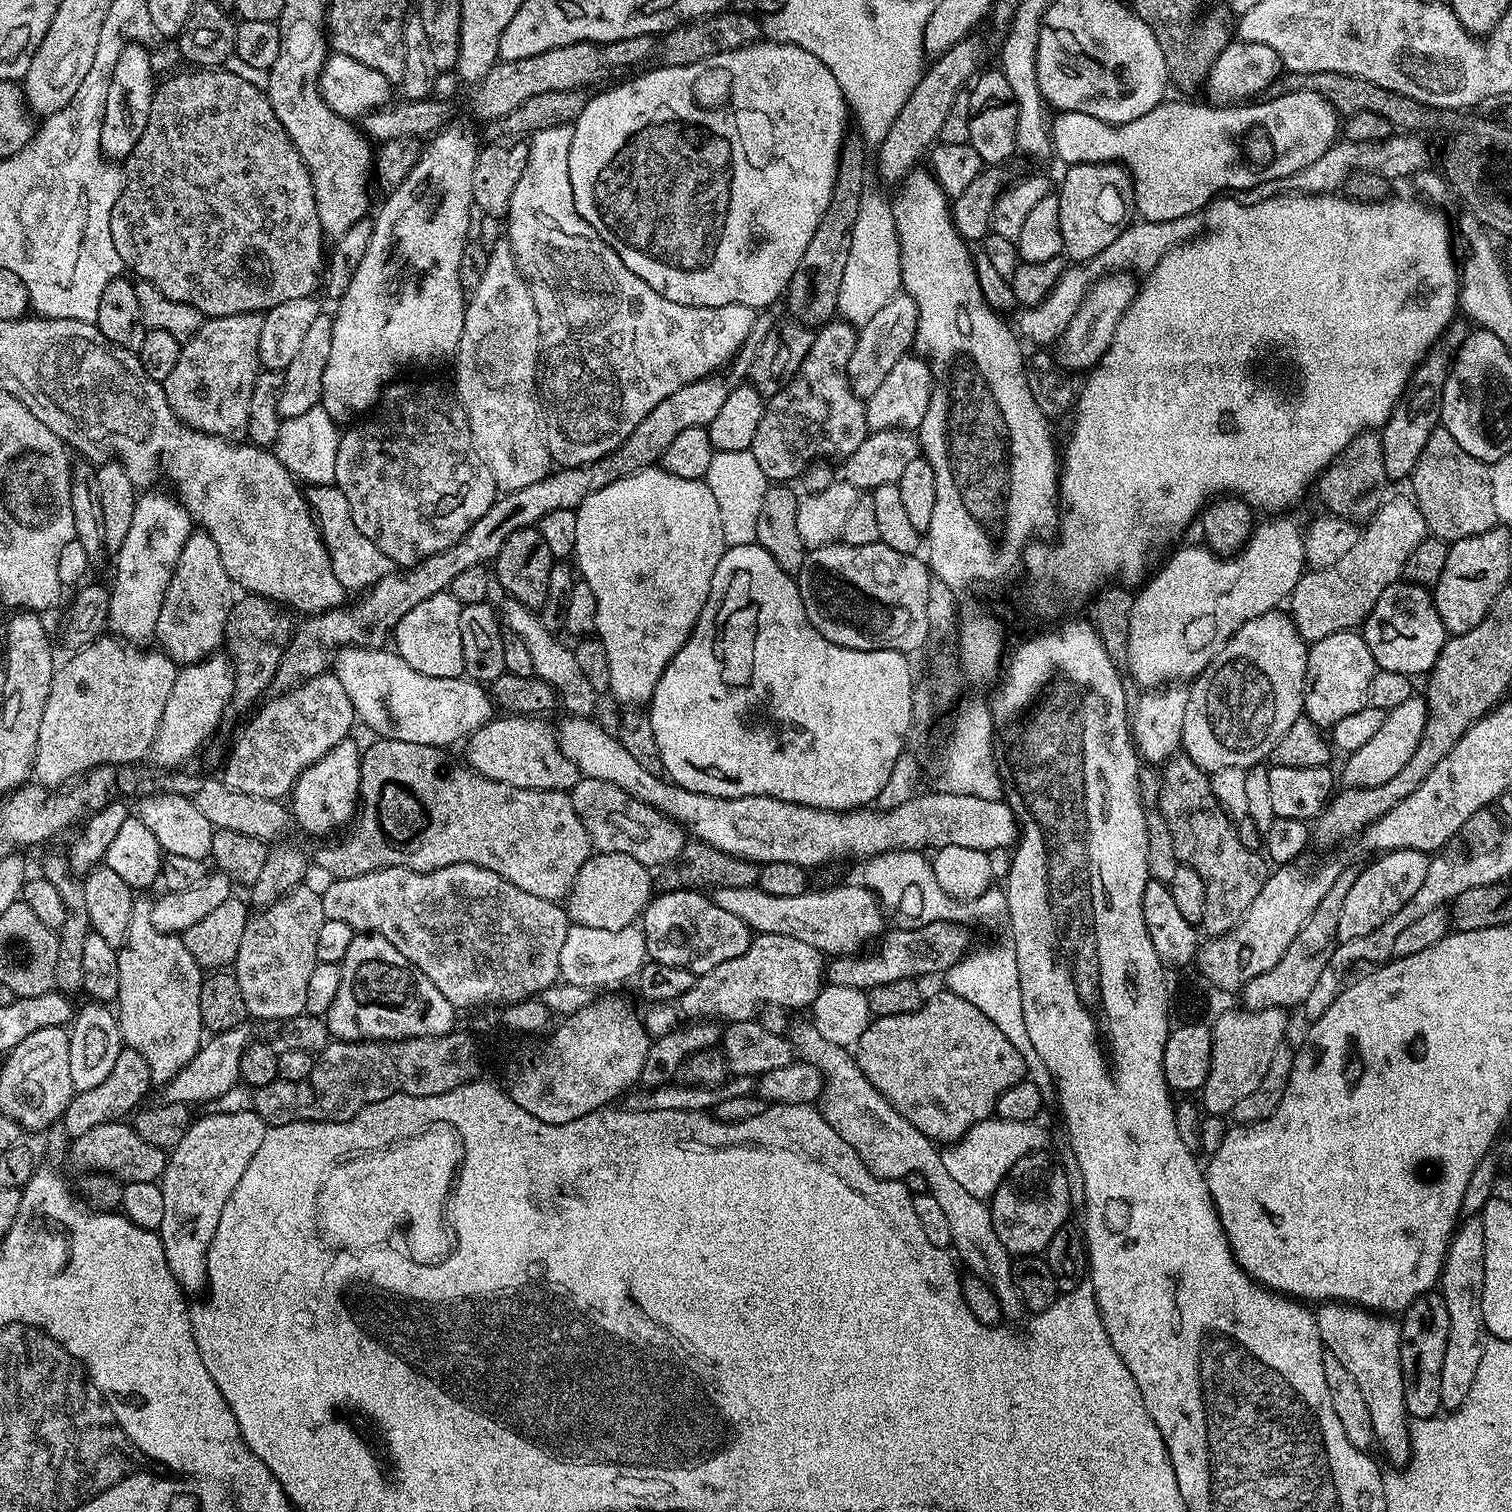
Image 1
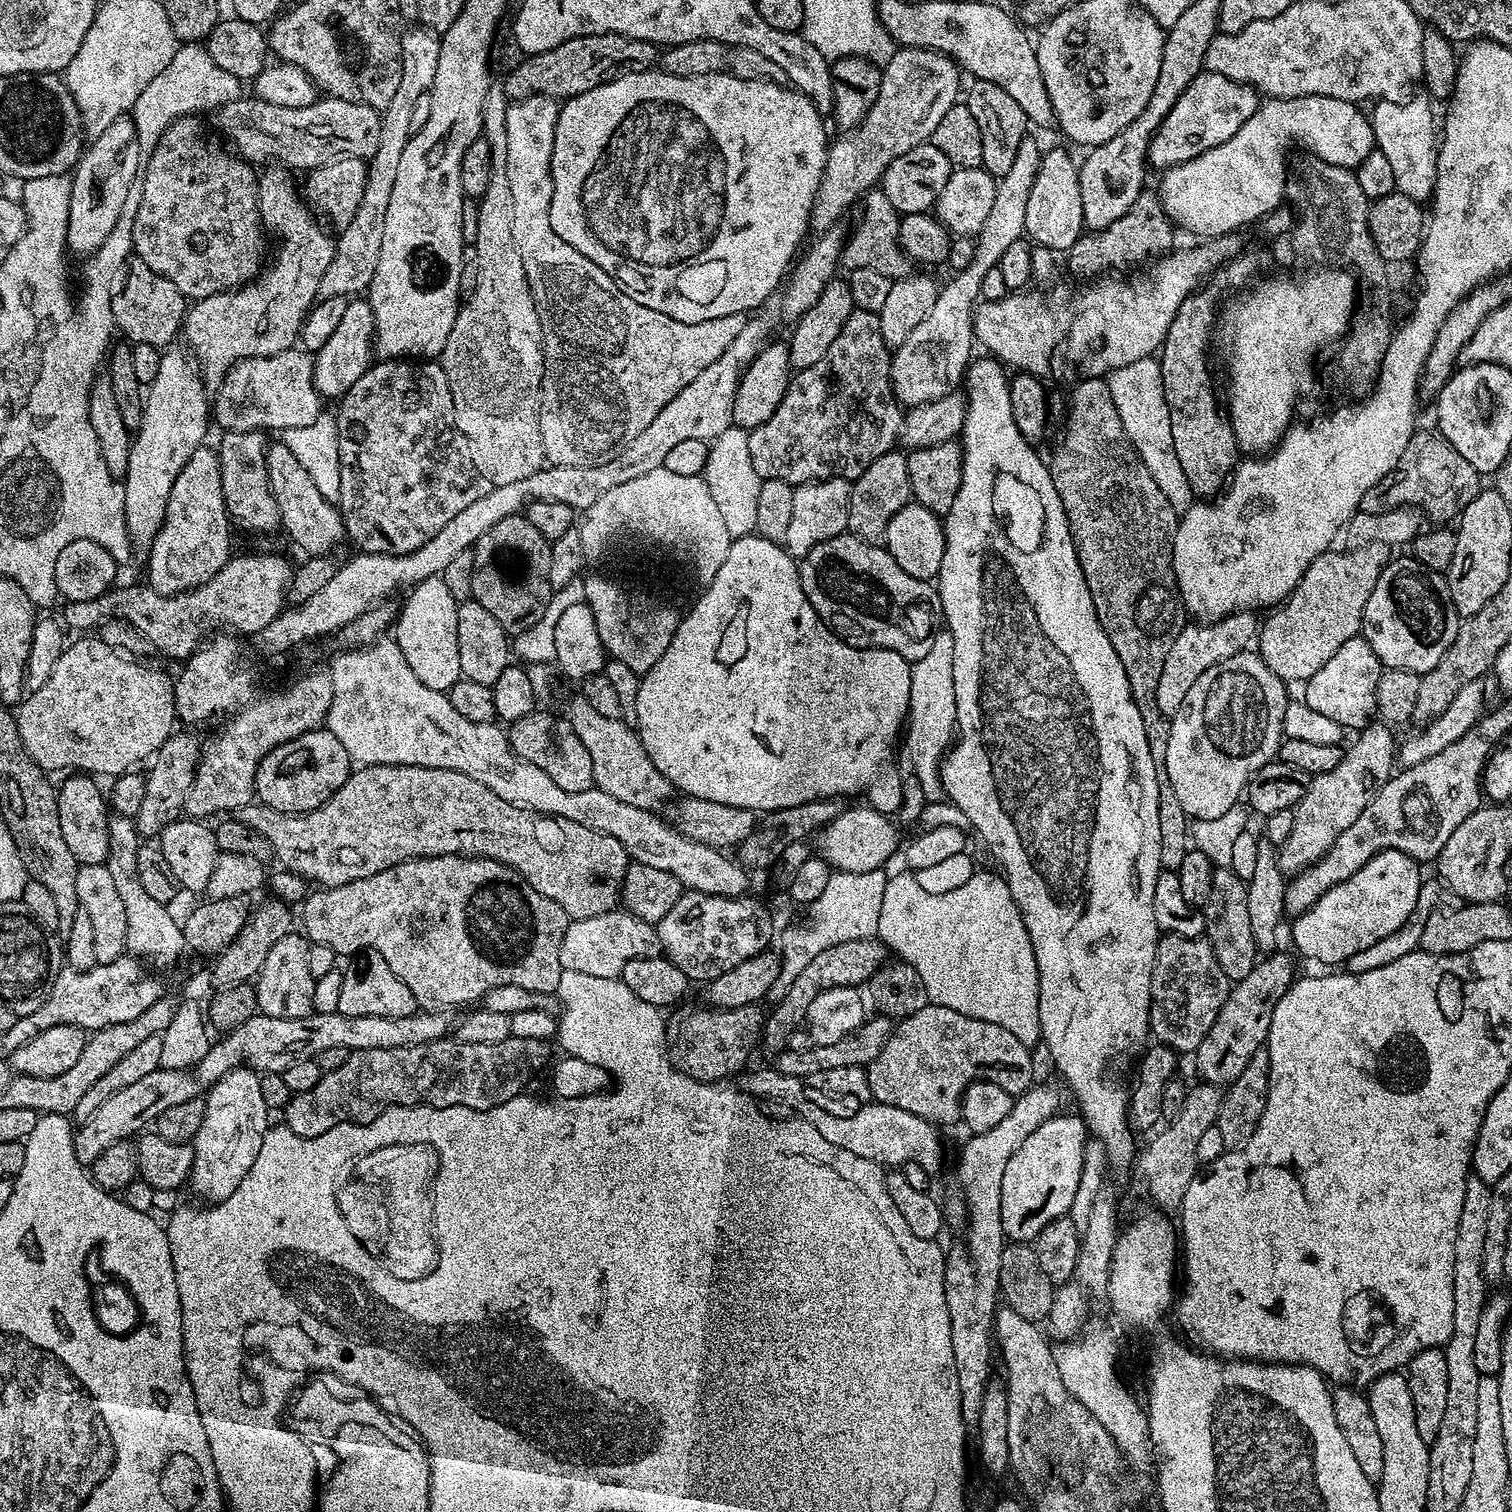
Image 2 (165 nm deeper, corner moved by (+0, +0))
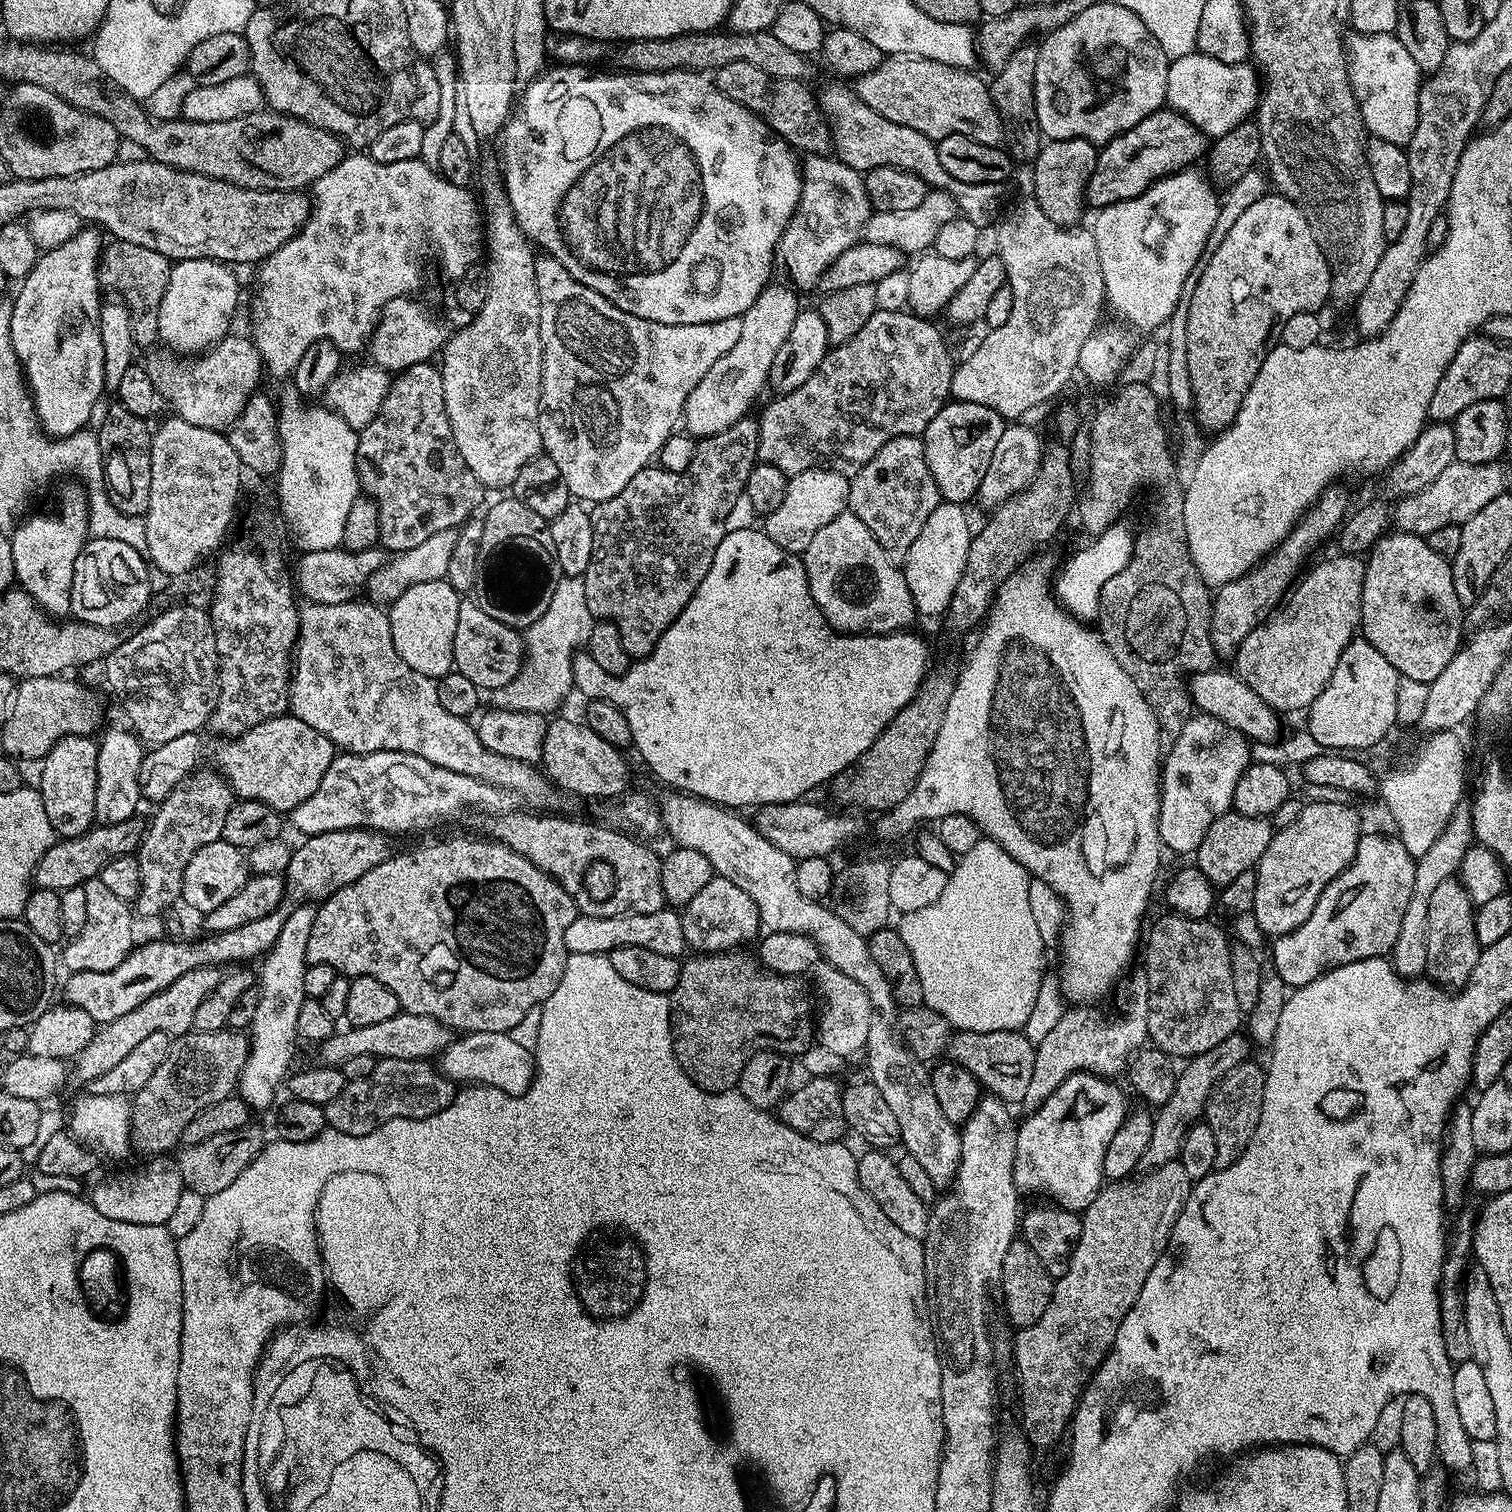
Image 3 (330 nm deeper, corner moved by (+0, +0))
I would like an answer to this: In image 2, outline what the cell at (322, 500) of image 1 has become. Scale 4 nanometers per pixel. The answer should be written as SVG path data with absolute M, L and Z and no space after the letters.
M282 442L269 443L266 458L266 474L268 485L274 494L274 502L278 502L280 515L279 527L288 531L288 536L308 556L327 556L335 553L335 548L340 543L345 543L346 533L344 519L340 517L340 509L333 501L322 498L318 486L310 479L310 474L290 454L290 446Z

